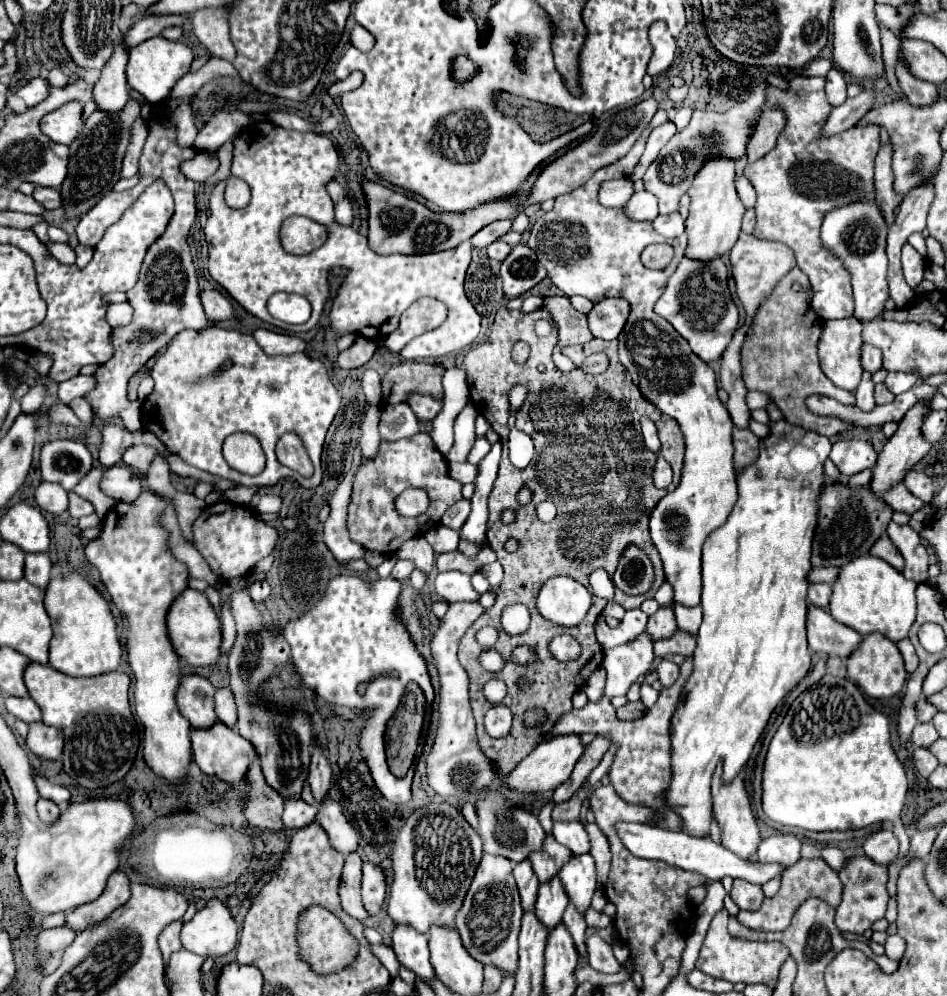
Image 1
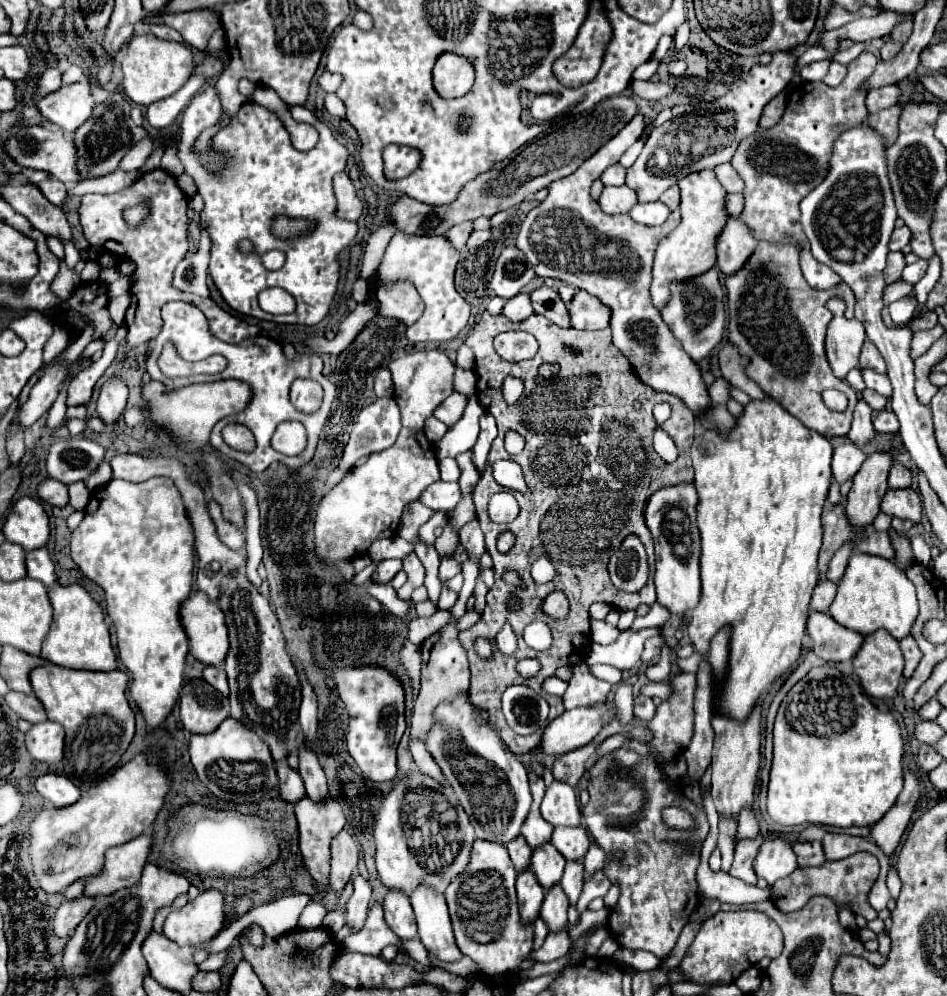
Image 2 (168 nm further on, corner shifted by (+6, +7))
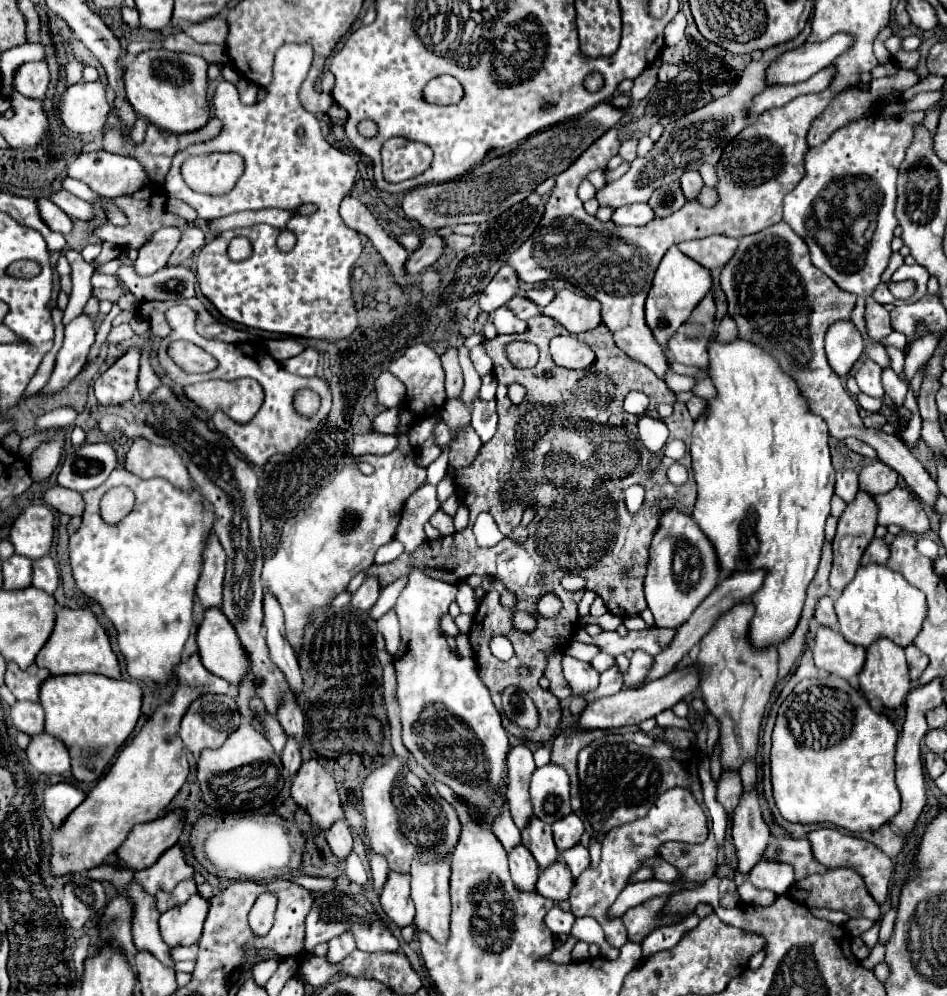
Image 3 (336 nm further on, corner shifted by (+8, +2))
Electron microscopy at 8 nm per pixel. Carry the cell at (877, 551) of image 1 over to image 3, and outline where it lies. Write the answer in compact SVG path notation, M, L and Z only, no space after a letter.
M874 537L862 555L862 565L868 565L868 563L882 563L884 565L888 561L888 557L890 557L890 549L888 549L886 541Z

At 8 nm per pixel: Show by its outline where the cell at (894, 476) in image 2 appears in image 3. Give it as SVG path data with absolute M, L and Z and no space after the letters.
M880 461L870 463L860 471L860 489L868 491L870 495L888 493L896 487L896 483L898 483L896 471L892 471L890 467L886 467Z

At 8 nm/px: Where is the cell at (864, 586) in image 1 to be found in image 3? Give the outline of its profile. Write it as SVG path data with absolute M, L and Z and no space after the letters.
M870 563L856 571L856 577L836 599L838 631L840 635L860 647L872 645L880 637L888 637L900 647L906 647L918 635L926 611L926 597L886 565Z

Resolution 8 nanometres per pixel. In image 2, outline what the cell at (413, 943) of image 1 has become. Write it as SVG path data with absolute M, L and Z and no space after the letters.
M388 890L384 896L384 918L392 932L400 938L416 938L416 922L410 898L402 890Z

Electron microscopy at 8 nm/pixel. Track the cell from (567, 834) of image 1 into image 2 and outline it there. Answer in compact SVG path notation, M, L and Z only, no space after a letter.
M554 780L550 786L546 786L540 812L542 812L542 818L552 826L580 824L580 808L578 808L576 792L568 782Z

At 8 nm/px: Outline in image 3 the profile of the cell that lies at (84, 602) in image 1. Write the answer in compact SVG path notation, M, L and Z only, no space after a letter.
M62 607L56 613L56 625L48 639L48 643L40 649L40 655L36 657L38 667L46 667L52 675L64 675L64 673L102 673L112 679L120 679L120 663L110 647L108 633L98 623L96 615L88 607L70 609Z

